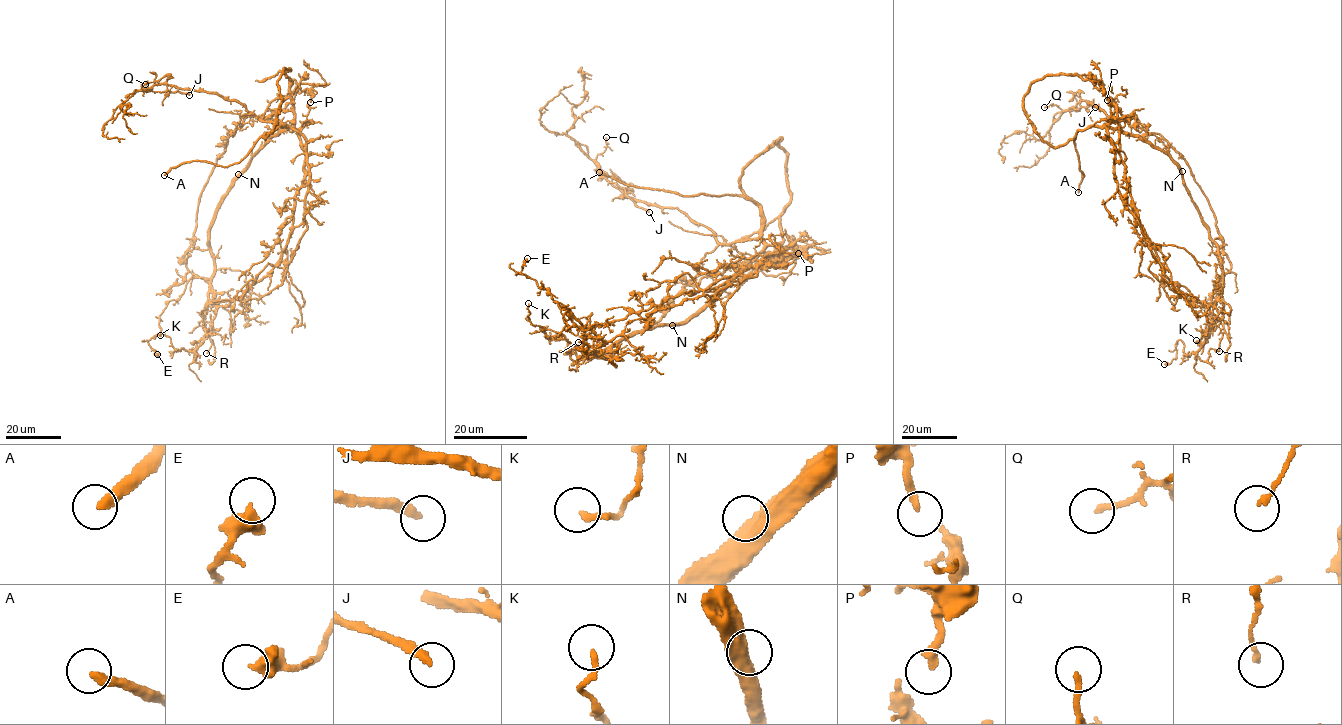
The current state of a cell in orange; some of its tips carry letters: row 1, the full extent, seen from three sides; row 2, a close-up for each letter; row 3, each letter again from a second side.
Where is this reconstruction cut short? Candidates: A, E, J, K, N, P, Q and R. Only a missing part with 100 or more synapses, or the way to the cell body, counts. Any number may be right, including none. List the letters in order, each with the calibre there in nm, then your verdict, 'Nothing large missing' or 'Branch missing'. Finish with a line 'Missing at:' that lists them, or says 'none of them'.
A: Thickness 320 nm. Branch missing
E: Thickness 480 nm. Nothing large missing
J: Thickness 240 nm. Branch missing
K: Thickness 190 nm. Nothing large missing
N: Thickness 480 nm. Nothing large missing
P: Thickness 170 nm. Nothing large missing
Q: Thickness 190 nm. Nothing large missing
R: Thickness 160 nm. Nothing large missing
Missing at: A, J

